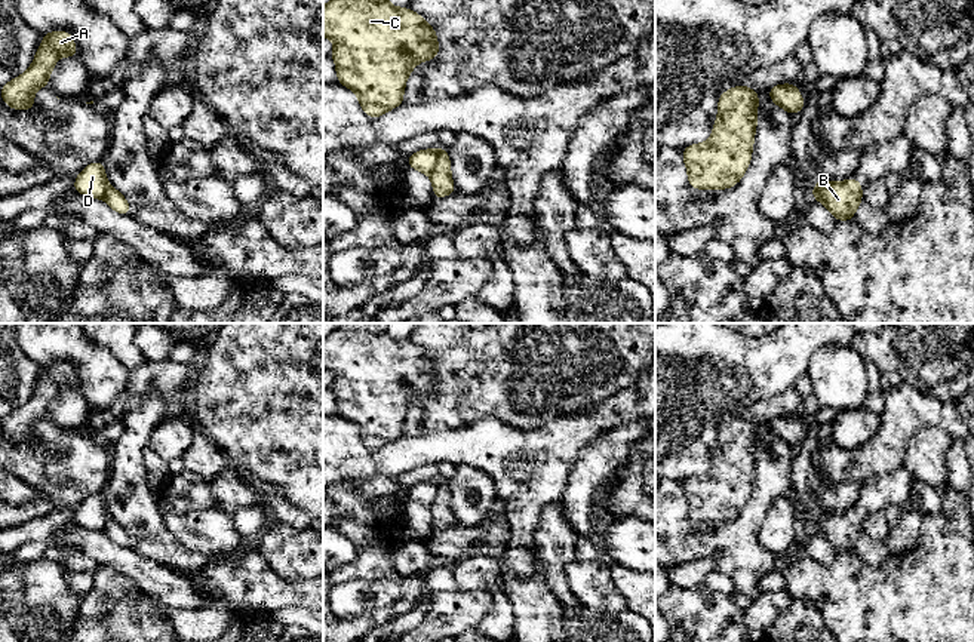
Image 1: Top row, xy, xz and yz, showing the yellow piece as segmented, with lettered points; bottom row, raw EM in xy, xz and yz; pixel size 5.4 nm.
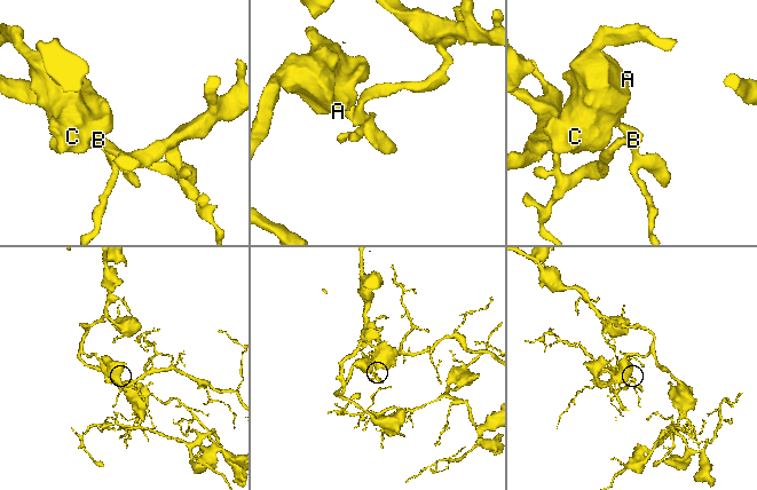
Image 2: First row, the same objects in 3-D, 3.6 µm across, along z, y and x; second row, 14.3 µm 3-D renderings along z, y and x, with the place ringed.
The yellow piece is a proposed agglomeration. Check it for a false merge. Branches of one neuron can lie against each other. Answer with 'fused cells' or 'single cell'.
fused cells

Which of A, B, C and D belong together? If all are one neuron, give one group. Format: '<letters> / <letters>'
A C D / B

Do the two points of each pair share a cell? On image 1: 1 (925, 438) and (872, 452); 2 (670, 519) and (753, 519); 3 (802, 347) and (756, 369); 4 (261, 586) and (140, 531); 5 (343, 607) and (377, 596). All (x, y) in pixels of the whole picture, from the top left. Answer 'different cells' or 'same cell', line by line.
1: different cells
2: same cell
3: same cell
4: different cells
5: same cell

